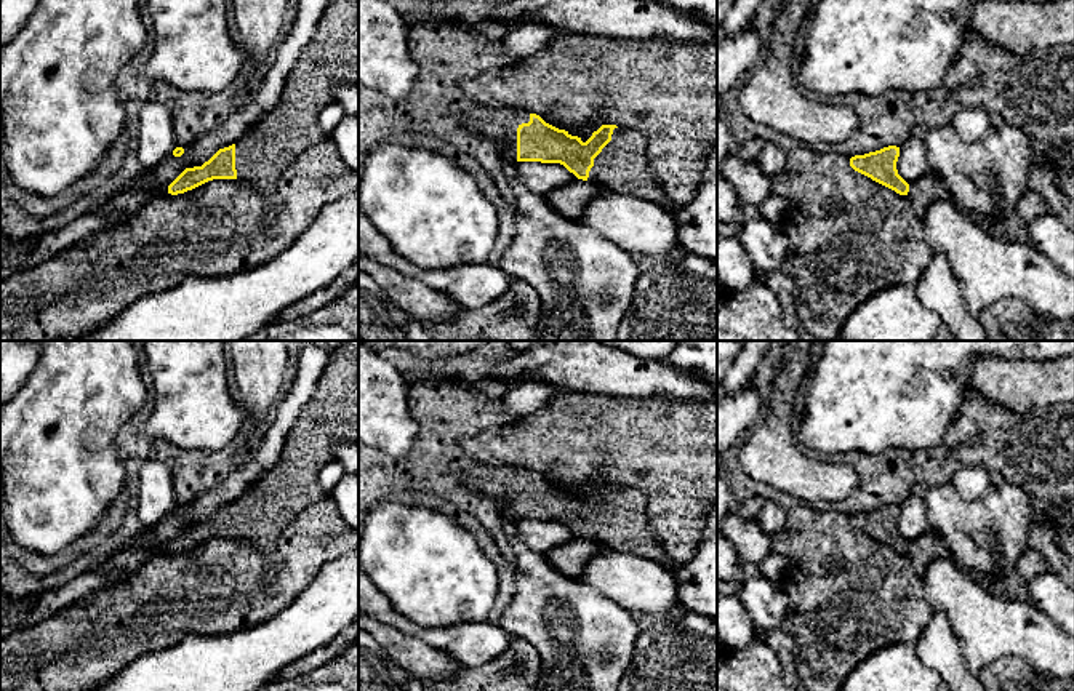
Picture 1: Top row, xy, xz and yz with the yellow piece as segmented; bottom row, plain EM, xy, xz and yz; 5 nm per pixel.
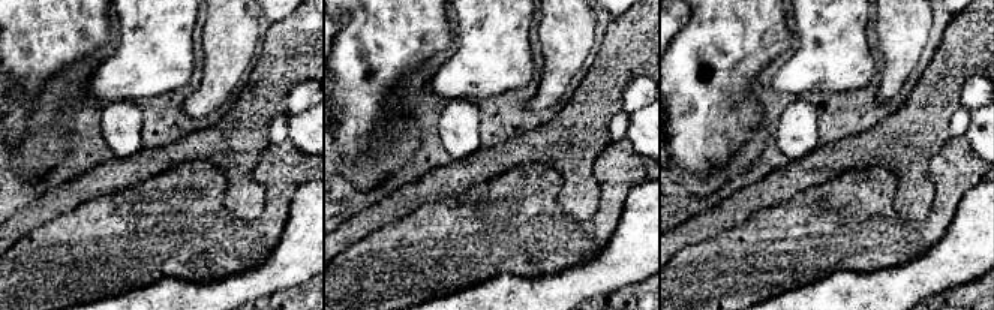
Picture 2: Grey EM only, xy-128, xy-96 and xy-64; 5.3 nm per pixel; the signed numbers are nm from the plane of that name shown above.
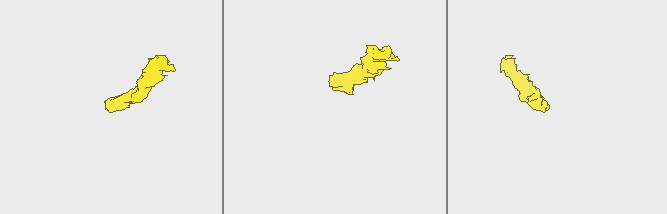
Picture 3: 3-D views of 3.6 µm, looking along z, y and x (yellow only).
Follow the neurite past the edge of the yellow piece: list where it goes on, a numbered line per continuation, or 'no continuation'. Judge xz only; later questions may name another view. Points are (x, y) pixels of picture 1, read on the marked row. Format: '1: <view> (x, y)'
1: xz (500, 125)
2: xz (621, 167)

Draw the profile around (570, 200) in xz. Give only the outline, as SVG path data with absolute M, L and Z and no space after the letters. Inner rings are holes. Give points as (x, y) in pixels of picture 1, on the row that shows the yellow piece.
M576 179L570 186L546 194L544 198L547 205L562 216L579 221L586 205L603 192L605 190L600 186L591 181Z

